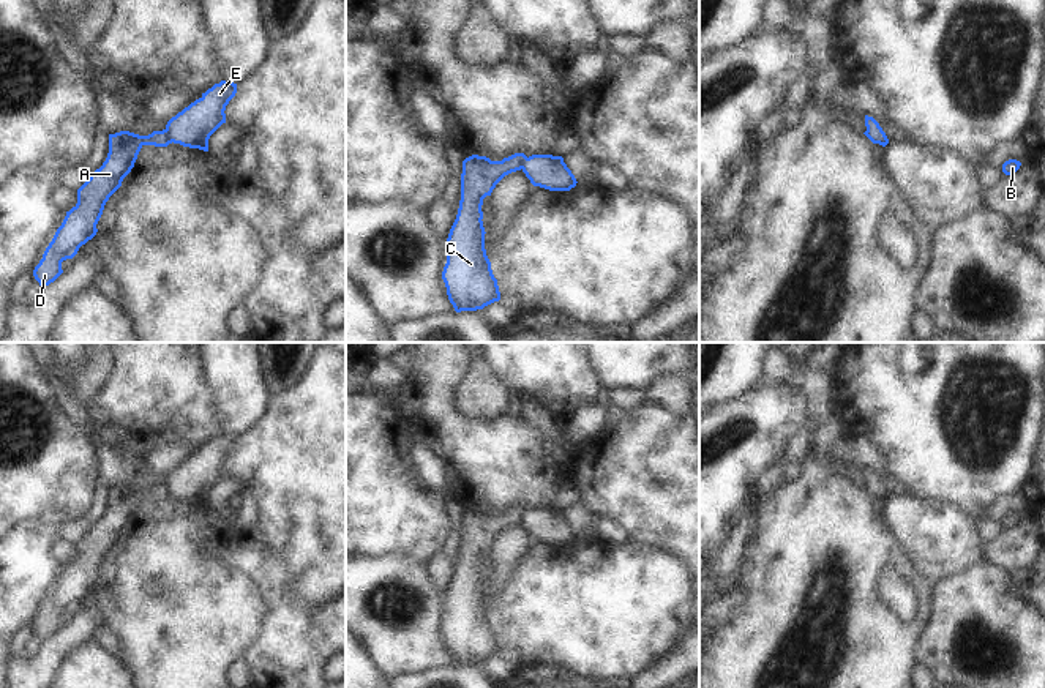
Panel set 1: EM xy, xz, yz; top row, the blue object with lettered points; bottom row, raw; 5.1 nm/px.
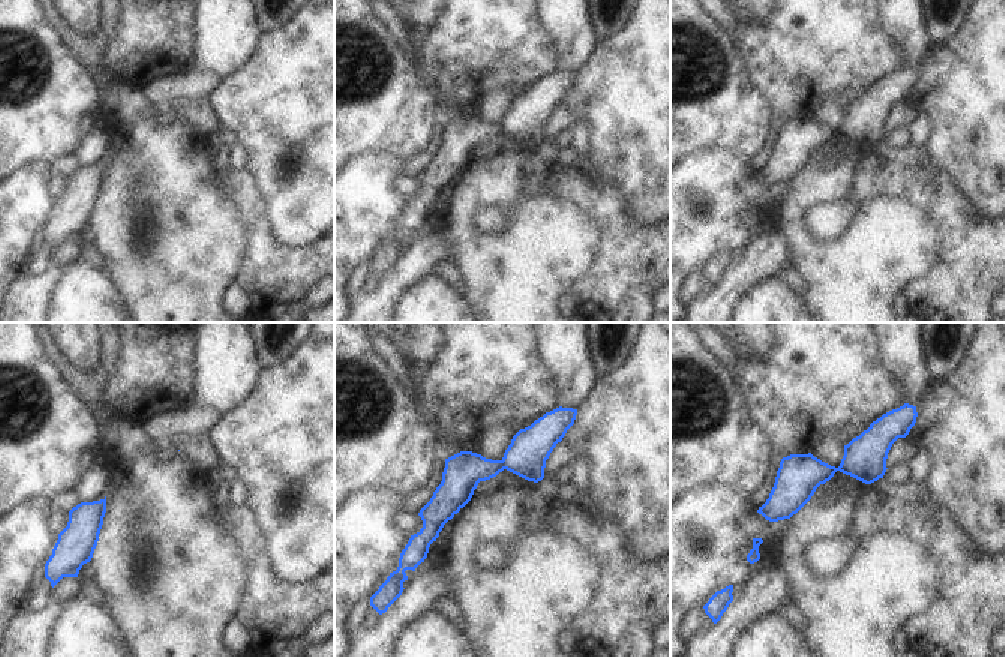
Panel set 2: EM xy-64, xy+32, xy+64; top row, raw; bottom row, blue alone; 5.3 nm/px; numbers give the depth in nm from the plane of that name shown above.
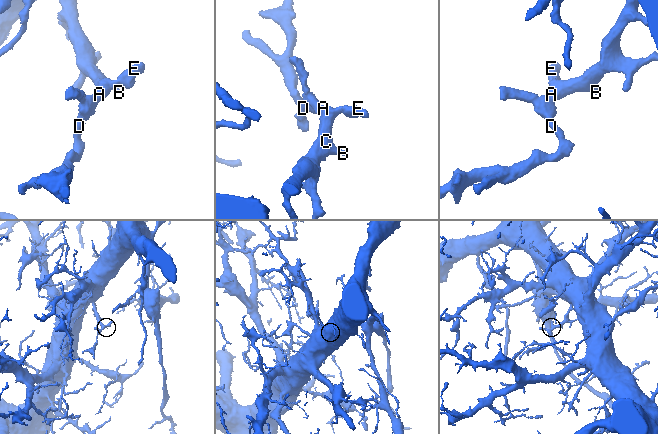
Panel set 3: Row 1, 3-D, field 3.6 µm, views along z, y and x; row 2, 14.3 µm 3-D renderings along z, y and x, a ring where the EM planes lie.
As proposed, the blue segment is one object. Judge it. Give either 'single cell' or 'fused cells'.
fused cells

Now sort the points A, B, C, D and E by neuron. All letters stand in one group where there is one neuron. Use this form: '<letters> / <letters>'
A B C D / E

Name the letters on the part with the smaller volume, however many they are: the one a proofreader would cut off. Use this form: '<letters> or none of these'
E

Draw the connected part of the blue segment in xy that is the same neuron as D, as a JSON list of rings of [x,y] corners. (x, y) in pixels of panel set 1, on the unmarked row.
[[[167,483],[153,484],[148,489],[129,484],[109,488],[106,514],[77,543],[77,557],[66,565],[62,579],[33,623],[41,641],[54,636],[63,626],[62,615],[73,612],[79,601],[96,589],[96,578],[106,555],[134,521],[140,502],[144,499],[167,500],[169,497],[172,497],[172,489]]]

